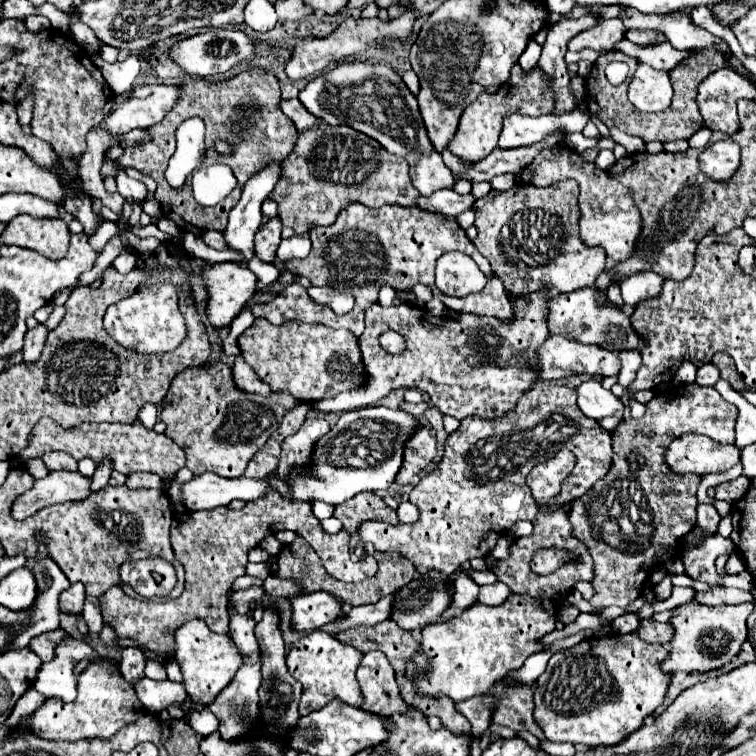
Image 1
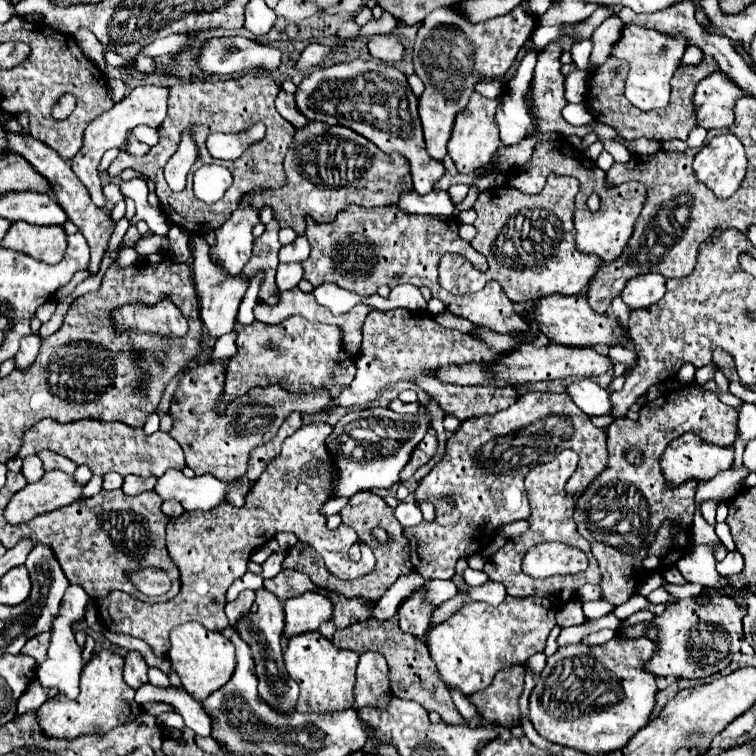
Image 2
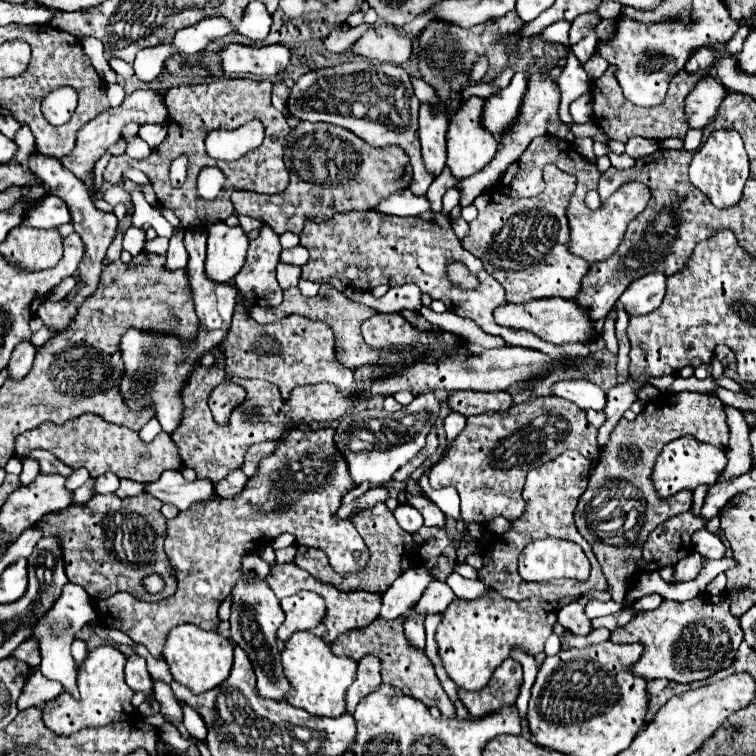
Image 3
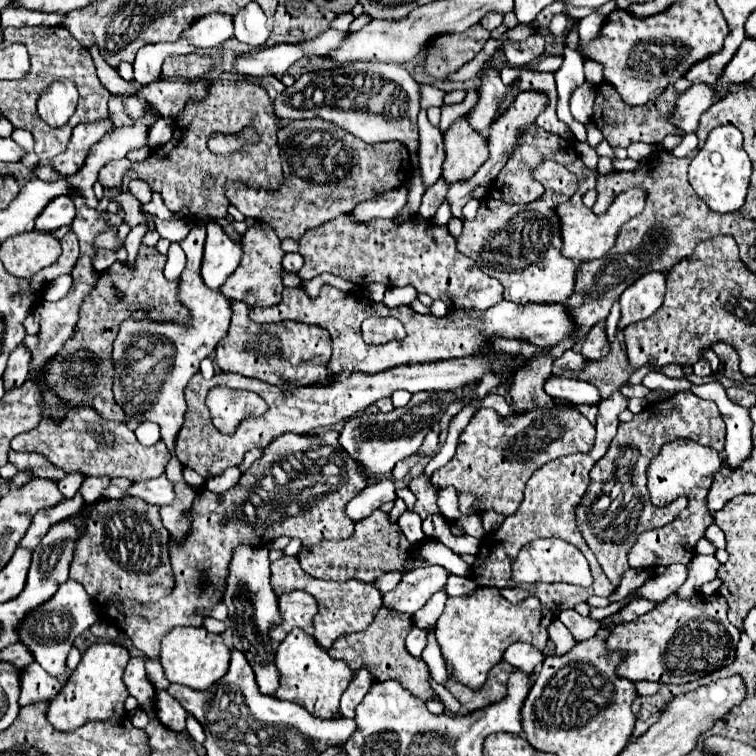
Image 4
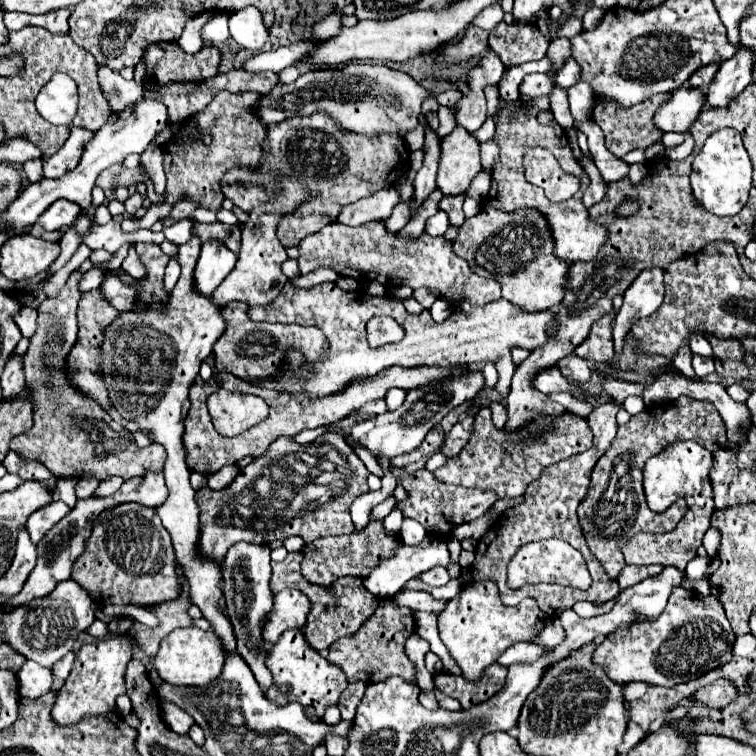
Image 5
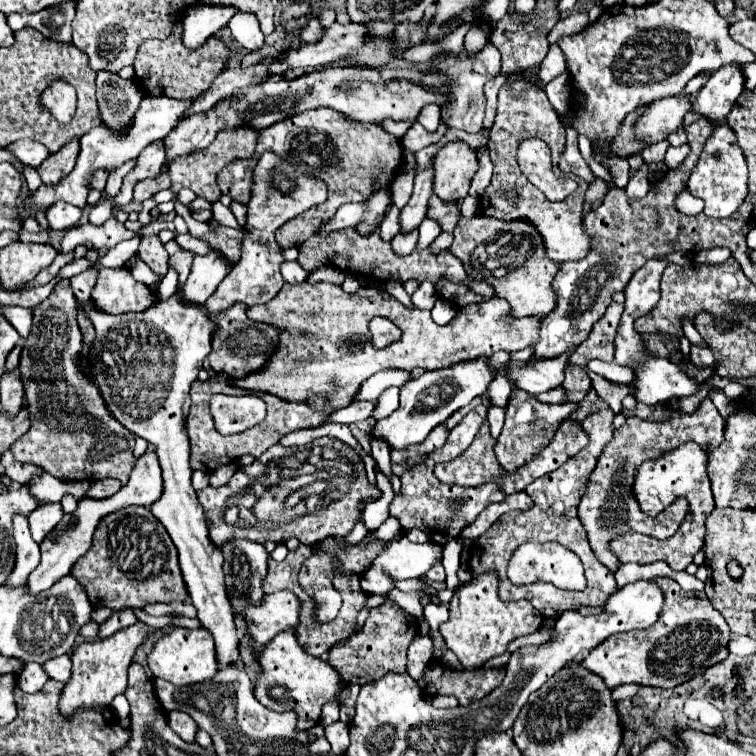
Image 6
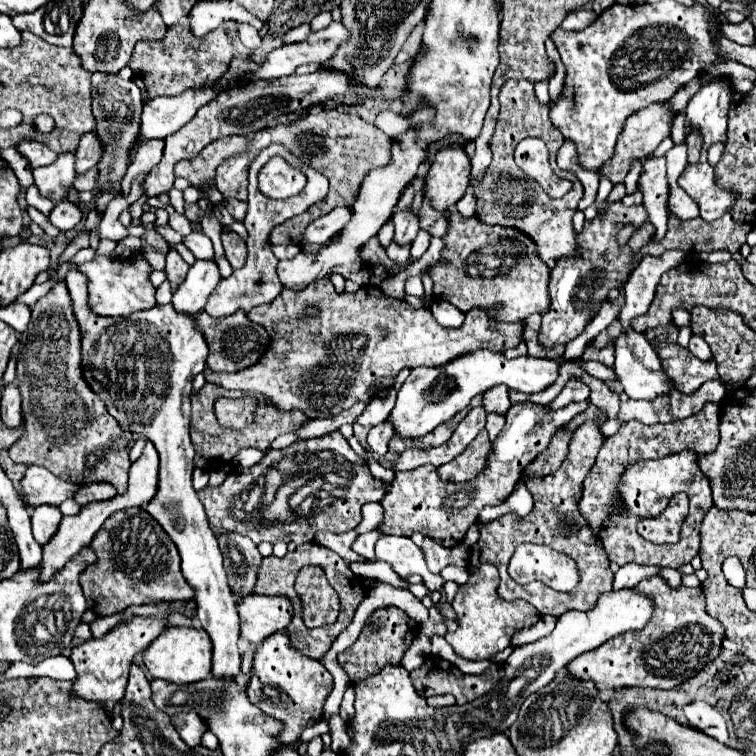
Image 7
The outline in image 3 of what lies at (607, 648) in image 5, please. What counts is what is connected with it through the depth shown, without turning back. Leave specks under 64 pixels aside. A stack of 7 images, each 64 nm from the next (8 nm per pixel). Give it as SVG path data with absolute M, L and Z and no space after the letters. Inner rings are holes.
M700 594L686 602L664 600L660 608L632 618L626 626L612 632L612 642L644 644L644 656L632 666L636 676L648 680L668 678L674 682L694 682L728 668L742 642L740 618L730 612L730 600L724 594Z

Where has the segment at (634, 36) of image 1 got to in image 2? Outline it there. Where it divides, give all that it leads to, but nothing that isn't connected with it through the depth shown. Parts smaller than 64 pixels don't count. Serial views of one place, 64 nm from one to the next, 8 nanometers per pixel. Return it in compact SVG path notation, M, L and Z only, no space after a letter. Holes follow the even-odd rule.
M626 24L620 40L612 48L612 56L624 58L630 62L630 72L626 78L626 98L640 110L658 110L666 108L670 102L670 78L678 68L678 60L682 58L686 48L686 40L682 36L668 36L656 30L648 30L642 26ZM660 48L666 48L666 54L660 54Z

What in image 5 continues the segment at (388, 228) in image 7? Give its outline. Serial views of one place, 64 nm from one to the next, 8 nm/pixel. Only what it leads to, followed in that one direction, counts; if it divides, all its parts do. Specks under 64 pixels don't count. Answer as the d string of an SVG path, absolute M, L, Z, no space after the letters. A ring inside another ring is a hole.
M410 198L410 200L406 200L406 202L402 202L400 206L394 208L392 216L386 220L388 222L388 230L398 232L408 224L408 220L412 216L412 204L414 204L414 198Z

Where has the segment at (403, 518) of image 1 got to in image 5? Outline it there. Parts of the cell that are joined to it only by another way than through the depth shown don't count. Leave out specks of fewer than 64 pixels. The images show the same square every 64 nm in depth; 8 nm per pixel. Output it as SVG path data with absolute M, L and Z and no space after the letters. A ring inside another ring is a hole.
M404 518L404 522L402 522L402 528L400 528L400 536L405 544L413 546L424 540L424 536L426 536L426 530L424 530L424 526L422 526L418 520Z

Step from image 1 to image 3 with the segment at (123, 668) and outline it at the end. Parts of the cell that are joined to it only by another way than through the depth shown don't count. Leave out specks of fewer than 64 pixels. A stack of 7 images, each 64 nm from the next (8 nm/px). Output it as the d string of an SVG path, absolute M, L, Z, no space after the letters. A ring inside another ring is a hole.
M132 654L128 660L126 660L126 684L138 692L138 690L144 690L144 692L150 692L152 690L152 676L148 674L146 670L146 660L138 654Z

